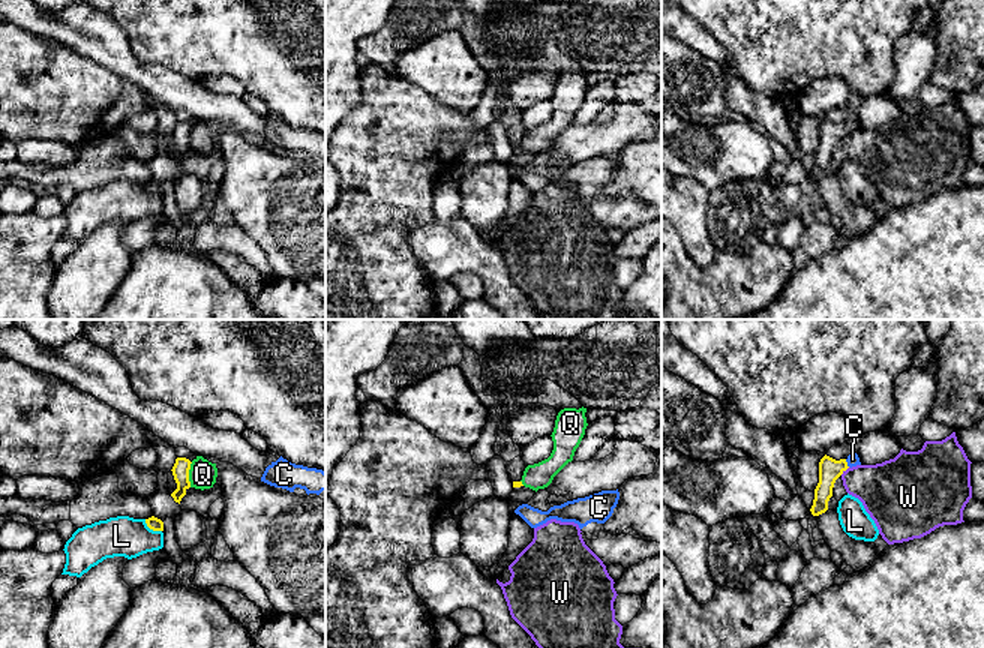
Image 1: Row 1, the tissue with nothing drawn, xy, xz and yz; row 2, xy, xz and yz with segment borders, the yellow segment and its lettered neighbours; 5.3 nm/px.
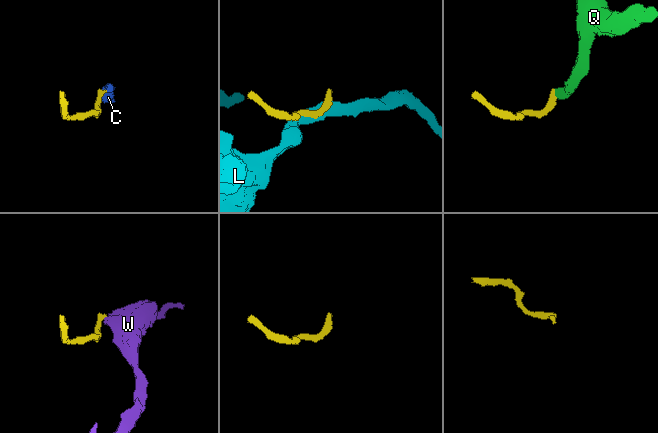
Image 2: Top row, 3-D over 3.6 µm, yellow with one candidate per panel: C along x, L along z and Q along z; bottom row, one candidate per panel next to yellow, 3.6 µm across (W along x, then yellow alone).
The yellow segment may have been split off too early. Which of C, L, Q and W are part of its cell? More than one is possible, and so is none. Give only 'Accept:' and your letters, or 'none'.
Accept: C

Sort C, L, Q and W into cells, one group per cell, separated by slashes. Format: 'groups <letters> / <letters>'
groups C / L / Q W

